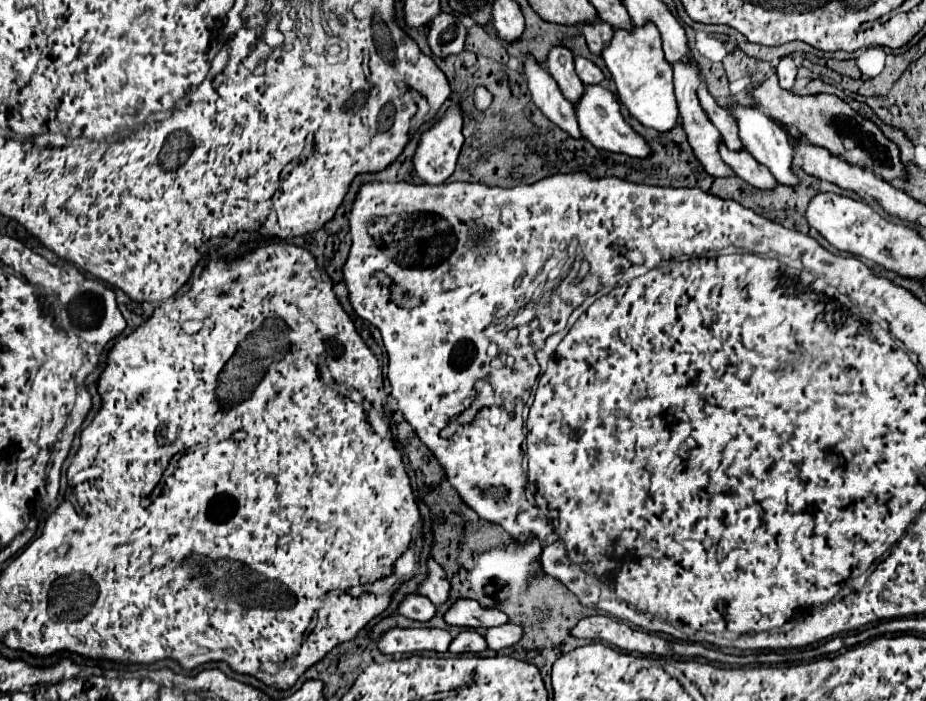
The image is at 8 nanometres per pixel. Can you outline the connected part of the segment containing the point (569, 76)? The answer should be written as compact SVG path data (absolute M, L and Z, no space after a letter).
M556 45L554 49L550 49L548 57L546 57L546 69L548 73L554 77L554 81L558 83L562 95L570 101L576 103L582 95L582 81L578 79L576 71L574 71L574 55L570 49Z

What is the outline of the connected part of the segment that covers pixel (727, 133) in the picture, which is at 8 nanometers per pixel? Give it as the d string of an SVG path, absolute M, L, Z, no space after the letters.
M704 83L698 87L698 99L700 99L700 105L706 111L708 119L712 121L712 125L720 131L724 145L728 149L742 149L742 141L738 139L738 129L736 129L734 121L730 119L726 109L714 101L714 97L708 93Z

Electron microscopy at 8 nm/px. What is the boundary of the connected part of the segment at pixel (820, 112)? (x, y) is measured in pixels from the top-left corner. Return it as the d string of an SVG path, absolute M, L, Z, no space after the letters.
M772 75L772 77L764 79L760 85L756 85L752 89L752 97L762 111L768 109L768 115L776 123L794 127L812 145L820 145L820 147L828 149L832 155L842 155L848 163L870 169L876 177L880 177L888 183L906 181L908 171L900 159L900 149L896 147L896 143L886 139L878 125L874 125L870 119L864 119L864 115L850 109L850 105L846 101L842 101L840 97L824 95L824 93L796 95L788 89L778 87L776 75Z

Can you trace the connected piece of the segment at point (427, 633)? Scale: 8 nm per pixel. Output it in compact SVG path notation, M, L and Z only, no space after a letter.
M392 627L382 633L382 637L376 641L376 647L382 653L394 655L394 653L414 653L414 651L448 651L448 645L452 641L452 635L446 629L430 629L430 627Z

